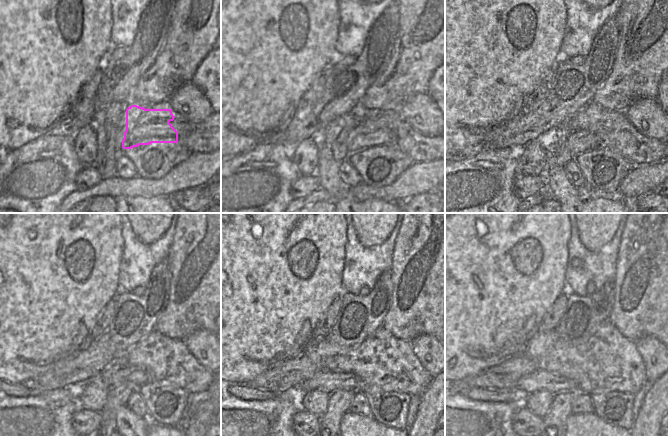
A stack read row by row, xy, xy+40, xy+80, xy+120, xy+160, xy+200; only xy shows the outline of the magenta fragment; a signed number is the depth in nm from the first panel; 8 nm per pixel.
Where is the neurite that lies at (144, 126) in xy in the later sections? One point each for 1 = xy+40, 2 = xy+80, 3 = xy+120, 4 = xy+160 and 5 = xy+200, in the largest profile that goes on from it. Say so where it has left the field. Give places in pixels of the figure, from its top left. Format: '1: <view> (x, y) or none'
1: xy+40 (363, 135)
2: xy+80 (578, 142)
3: xy+120 (132, 378)
4: xy+160 (339, 403)
5: xy+200 (561, 408)

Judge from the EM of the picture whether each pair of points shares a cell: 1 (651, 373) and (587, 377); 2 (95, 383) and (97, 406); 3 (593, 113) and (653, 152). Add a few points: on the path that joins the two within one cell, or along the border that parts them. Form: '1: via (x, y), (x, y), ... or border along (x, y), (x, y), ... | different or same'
1: border along (637, 351), (643, 362), (645, 379), (648, 382) | different
2: via (95, 389), (95, 400) | same
3: via (608, 125), (638, 150) | same

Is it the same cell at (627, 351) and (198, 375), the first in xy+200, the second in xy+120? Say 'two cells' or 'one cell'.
one cell

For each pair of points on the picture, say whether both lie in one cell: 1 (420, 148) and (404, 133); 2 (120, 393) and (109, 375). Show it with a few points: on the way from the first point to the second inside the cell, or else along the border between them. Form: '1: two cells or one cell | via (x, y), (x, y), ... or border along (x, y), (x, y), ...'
1: one cell | via (416, 145), (408, 137)
2: two cells | border along (120, 363), (114, 379), (121, 384), (108, 389)

